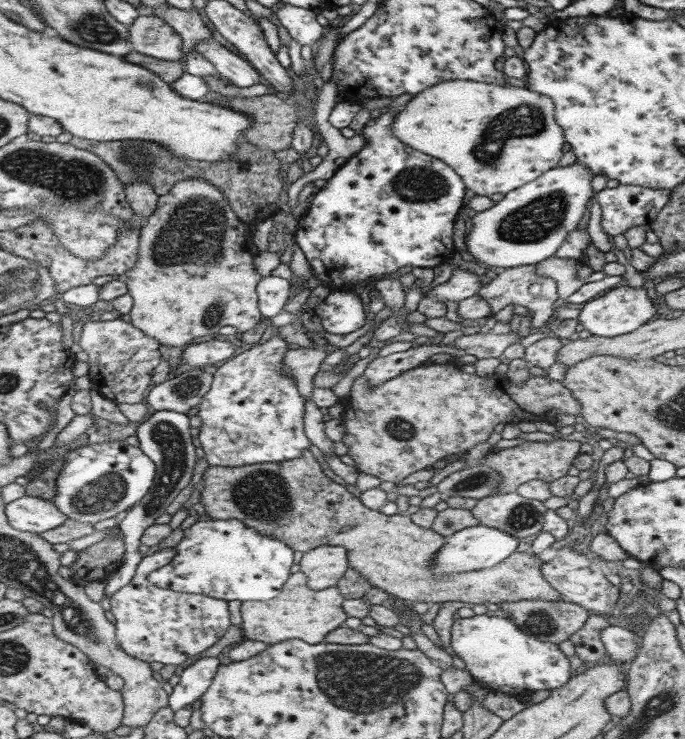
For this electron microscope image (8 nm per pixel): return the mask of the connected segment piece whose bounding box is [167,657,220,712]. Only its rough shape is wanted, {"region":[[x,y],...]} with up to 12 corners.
{"region":[[205,657],[188,666],[168,697],[175,712],[212,685],[220,662]]}

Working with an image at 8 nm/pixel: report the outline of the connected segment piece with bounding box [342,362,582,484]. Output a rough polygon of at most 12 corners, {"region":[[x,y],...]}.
{"region":[[426,362],[359,376],[342,414],[358,472],[394,484],[497,424],[578,416],[548,375],[516,386]]}

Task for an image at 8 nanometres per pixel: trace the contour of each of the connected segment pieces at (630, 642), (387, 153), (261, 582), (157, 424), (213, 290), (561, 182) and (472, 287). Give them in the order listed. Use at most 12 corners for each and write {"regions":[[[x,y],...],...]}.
{"regions":[[[606,626],[600,637],[608,659],[630,663],[640,637],[622,626]],[[400,108],[293,238],[331,289],[455,254],[467,187],[400,141]],[[236,519],[183,530],[148,574],[168,590],[268,601],[293,552]],[[155,411],[135,434],[156,465],[152,488],[118,523],[125,552],[105,594],[143,559],[144,530],[190,484],[196,459],[186,414]],[[216,186],[159,196],[126,318],[168,346],[260,325],[260,249]],[[548,170],[468,221],[467,252],[506,269],[555,257],[595,196]],[[455,268],[446,282],[424,290],[429,299],[460,302],[476,295],[483,278]]]}

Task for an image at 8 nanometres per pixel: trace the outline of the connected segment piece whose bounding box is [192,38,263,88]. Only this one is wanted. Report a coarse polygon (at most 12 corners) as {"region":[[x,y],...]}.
{"region":[[220,38],[192,49],[218,73],[240,88],[263,80],[250,61]]}

